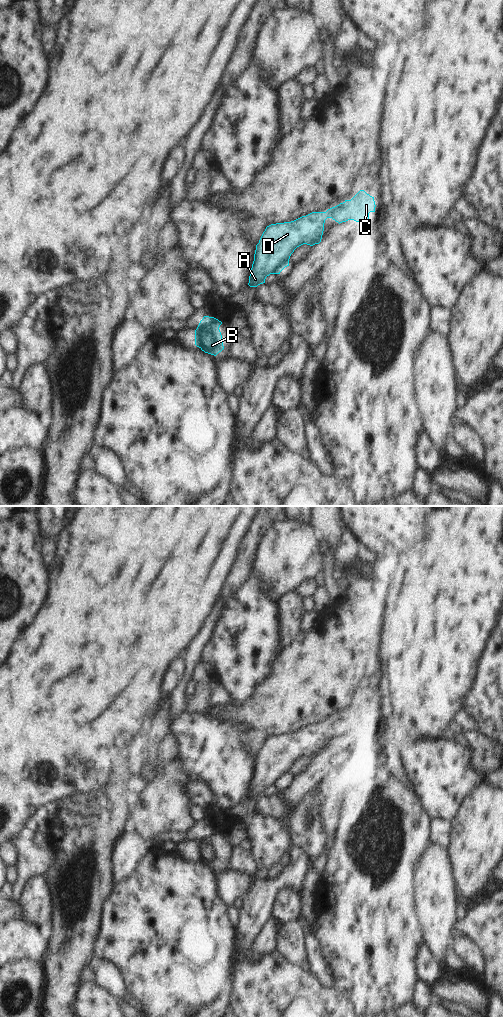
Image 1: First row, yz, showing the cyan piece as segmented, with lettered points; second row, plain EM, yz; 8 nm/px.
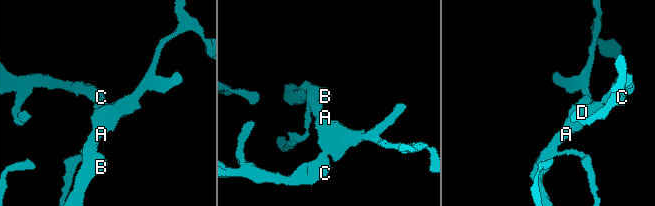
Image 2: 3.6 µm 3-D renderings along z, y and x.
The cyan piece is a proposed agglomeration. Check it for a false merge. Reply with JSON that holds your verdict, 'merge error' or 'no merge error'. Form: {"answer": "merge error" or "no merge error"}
{"answer": "no merge error"}

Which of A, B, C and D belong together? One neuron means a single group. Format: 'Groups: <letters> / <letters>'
Groups: A B C D

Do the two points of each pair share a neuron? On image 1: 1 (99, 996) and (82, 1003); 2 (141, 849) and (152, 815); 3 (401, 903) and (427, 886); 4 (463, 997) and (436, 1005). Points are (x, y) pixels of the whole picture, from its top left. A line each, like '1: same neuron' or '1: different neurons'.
1: same neuron
2: different neurons
3: different neurons
4: different neurons

